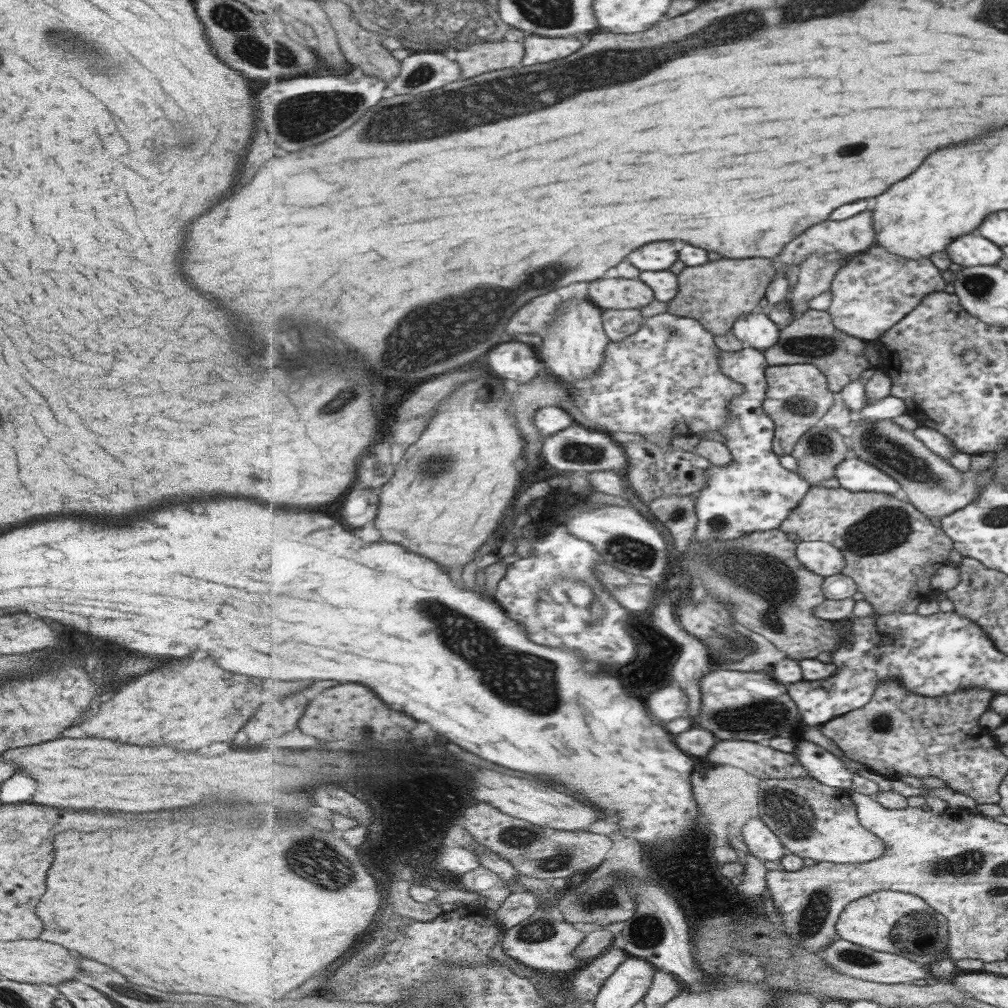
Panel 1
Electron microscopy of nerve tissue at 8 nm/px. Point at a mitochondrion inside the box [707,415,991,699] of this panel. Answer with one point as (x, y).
(889, 450)

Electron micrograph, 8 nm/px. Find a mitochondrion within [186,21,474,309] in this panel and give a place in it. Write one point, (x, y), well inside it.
(298, 118)

